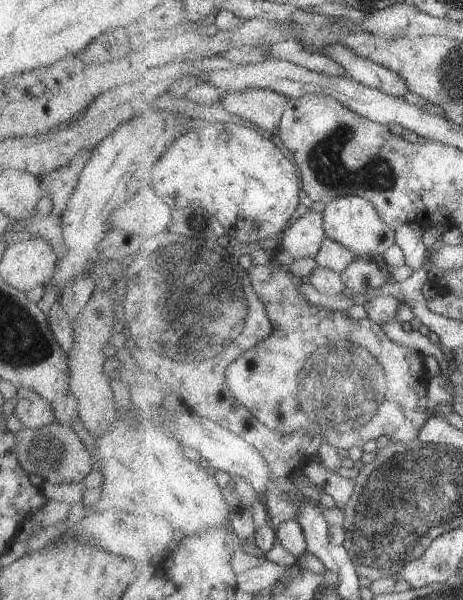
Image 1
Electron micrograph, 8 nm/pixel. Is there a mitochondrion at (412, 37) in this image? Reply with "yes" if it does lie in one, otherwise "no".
no

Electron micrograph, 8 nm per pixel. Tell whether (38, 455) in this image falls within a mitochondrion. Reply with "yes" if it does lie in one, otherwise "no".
yes

